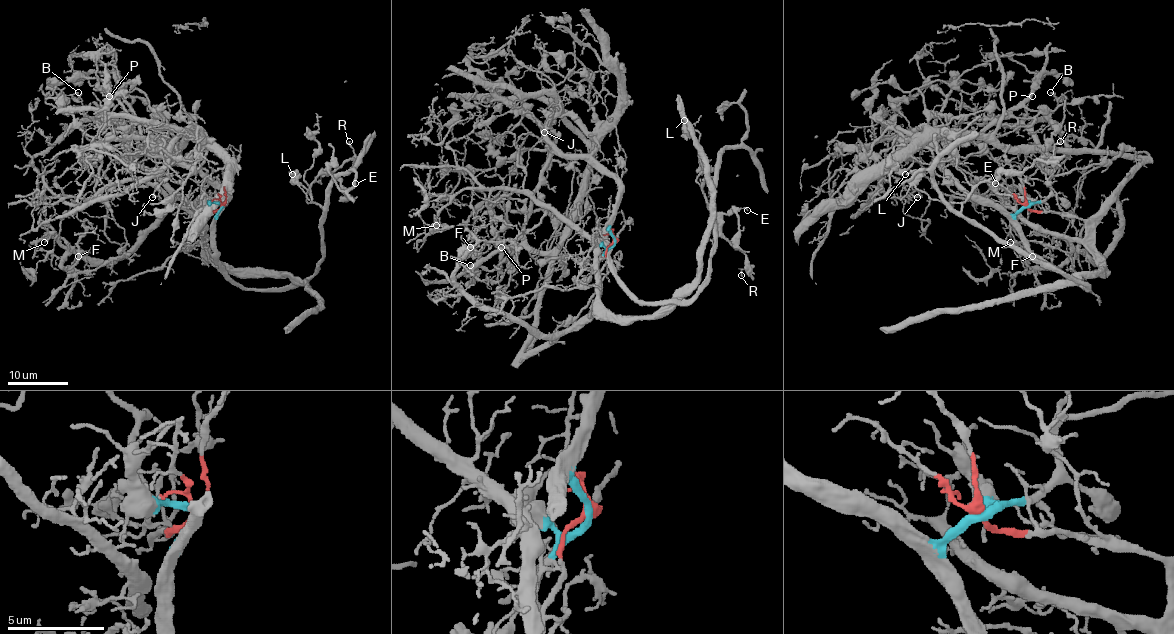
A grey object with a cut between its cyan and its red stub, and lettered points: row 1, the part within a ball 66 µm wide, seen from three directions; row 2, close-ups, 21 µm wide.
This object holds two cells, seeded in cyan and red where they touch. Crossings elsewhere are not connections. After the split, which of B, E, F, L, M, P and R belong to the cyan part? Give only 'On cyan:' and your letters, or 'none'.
On cyan: E, L, P, R

